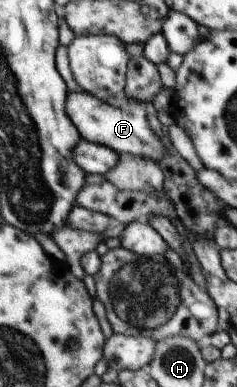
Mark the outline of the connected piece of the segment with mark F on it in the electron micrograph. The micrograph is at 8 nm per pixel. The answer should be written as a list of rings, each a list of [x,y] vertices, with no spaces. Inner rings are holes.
[[[78,90],[69,93],[65,111],[74,127],[81,133],[82,140],[105,145],[120,154],[150,158],[156,163],[169,154],[162,139],[148,127],[144,108],[138,102],[126,100],[123,105],[113,105]]]

